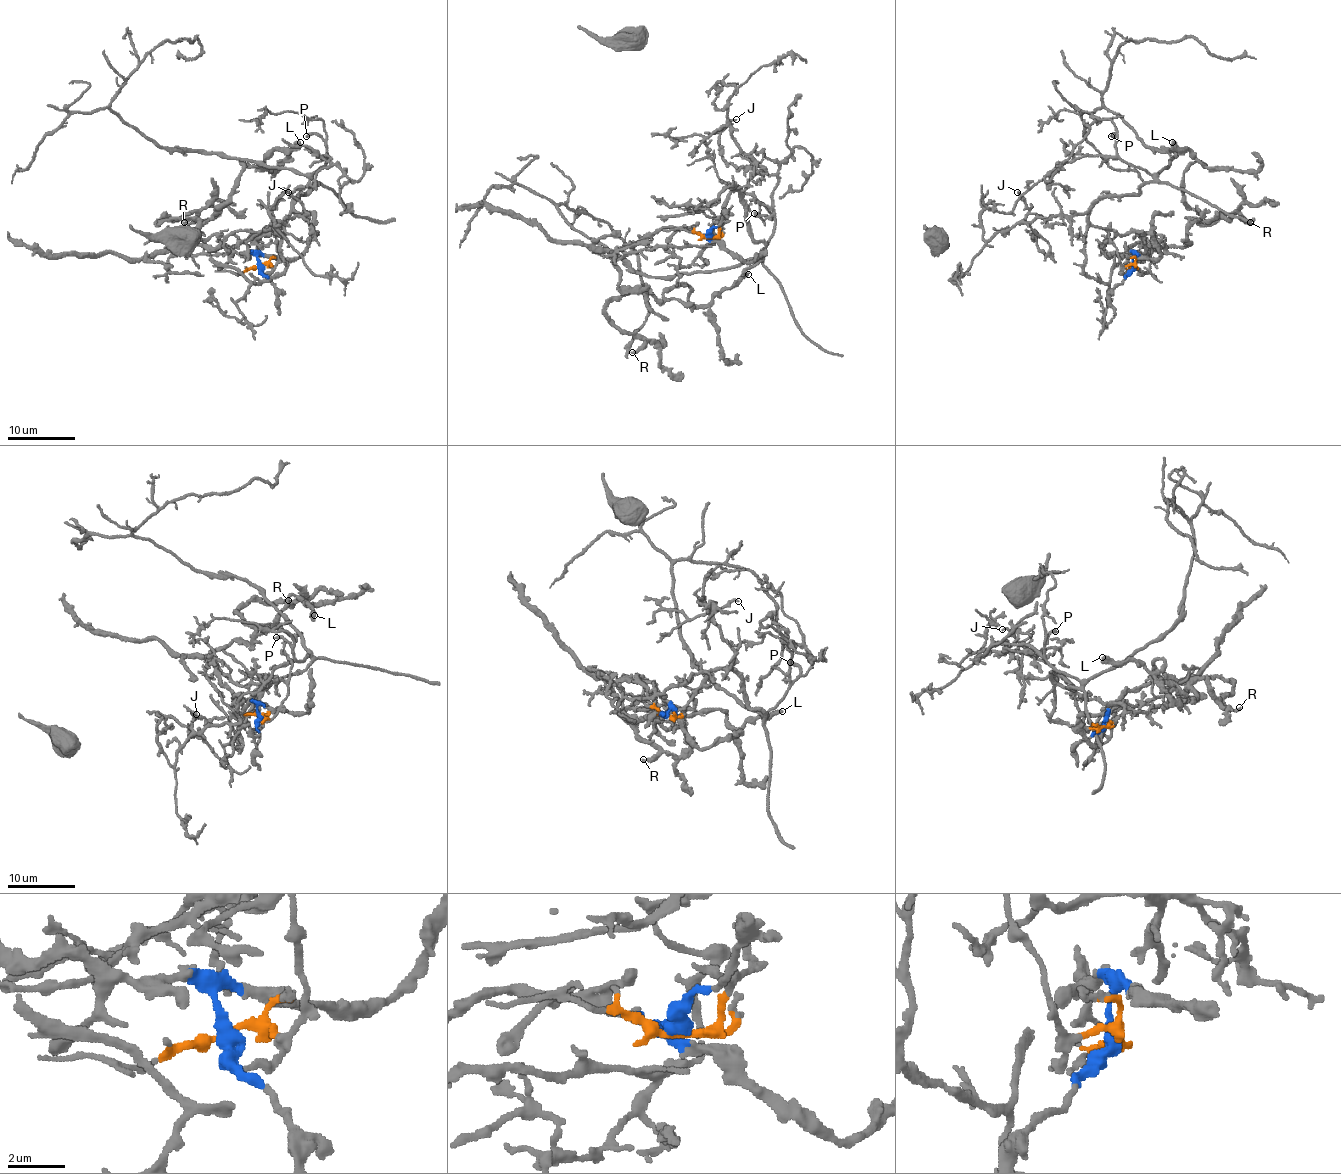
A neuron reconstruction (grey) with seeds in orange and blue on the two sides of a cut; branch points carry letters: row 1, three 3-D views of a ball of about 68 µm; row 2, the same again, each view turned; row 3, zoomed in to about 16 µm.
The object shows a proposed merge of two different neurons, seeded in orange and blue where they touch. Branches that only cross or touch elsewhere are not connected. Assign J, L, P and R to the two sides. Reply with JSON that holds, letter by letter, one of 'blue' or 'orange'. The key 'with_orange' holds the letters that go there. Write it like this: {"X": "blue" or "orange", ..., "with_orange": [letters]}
{"J": "orange", "L": "blue", "P": "orange", "R": "blue", "with_orange": ["J", "P"]}

